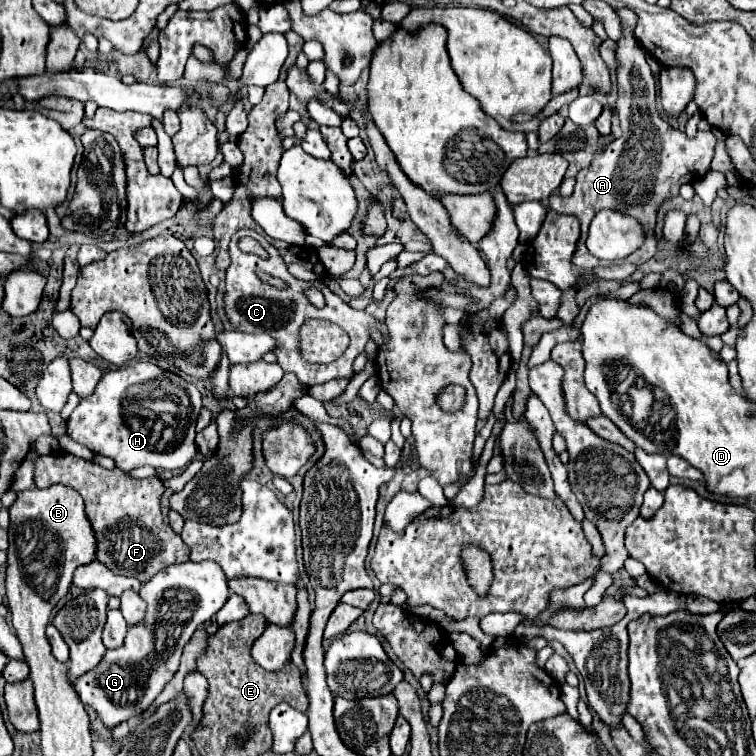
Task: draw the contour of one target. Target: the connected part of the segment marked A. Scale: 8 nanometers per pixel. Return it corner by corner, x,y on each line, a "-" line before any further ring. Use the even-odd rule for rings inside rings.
628,9
618,11
624,37
618,41
616,57
618,57
618,117
622,127
622,137
610,143
600,155
594,157
590,167
582,169
576,177
576,187
570,197
562,197
558,193
550,195
548,203
554,211
562,215
574,215
580,221
580,239
576,243
576,251
572,255
572,265
580,269
576,291
596,281
594,269
602,265
600,259
588,255
584,245
584,235
596,211
610,207
622,213
630,213
634,219
644,223
644,227
656,225
656,207
672,195
678,195
680,185
690,177
700,179
710,169
710,161
714,157
716,137
712,131
698,131
698,135
690,141
684,133
670,127
658,113
656,103
656,81
650,73
650,65
646,63
646,51
638,49
638,41
632,33
636,25
636,15
-
694,173
694,175
686,175

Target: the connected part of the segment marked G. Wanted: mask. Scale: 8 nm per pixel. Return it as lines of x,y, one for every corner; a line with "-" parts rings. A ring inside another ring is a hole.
214,561
176,563
168,565
168,569
162,569
148,583
144,583
140,597
148,605
144,625
134,625
128,629
122,647
106,651
96,669
72,681
80,701
94,707
108,727
136,717
152,705
168,679
172,679
178,671
182,649
190,641
192,633
210,621
226,603
228,581
220,565

